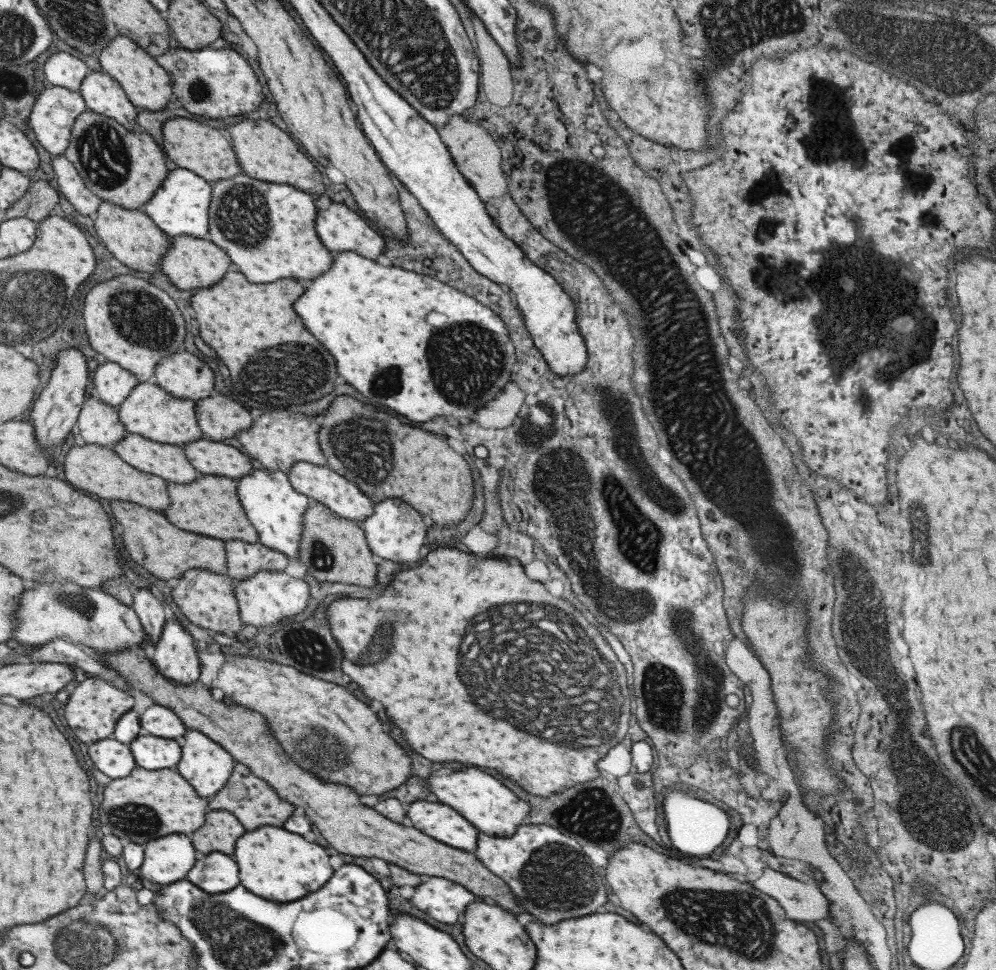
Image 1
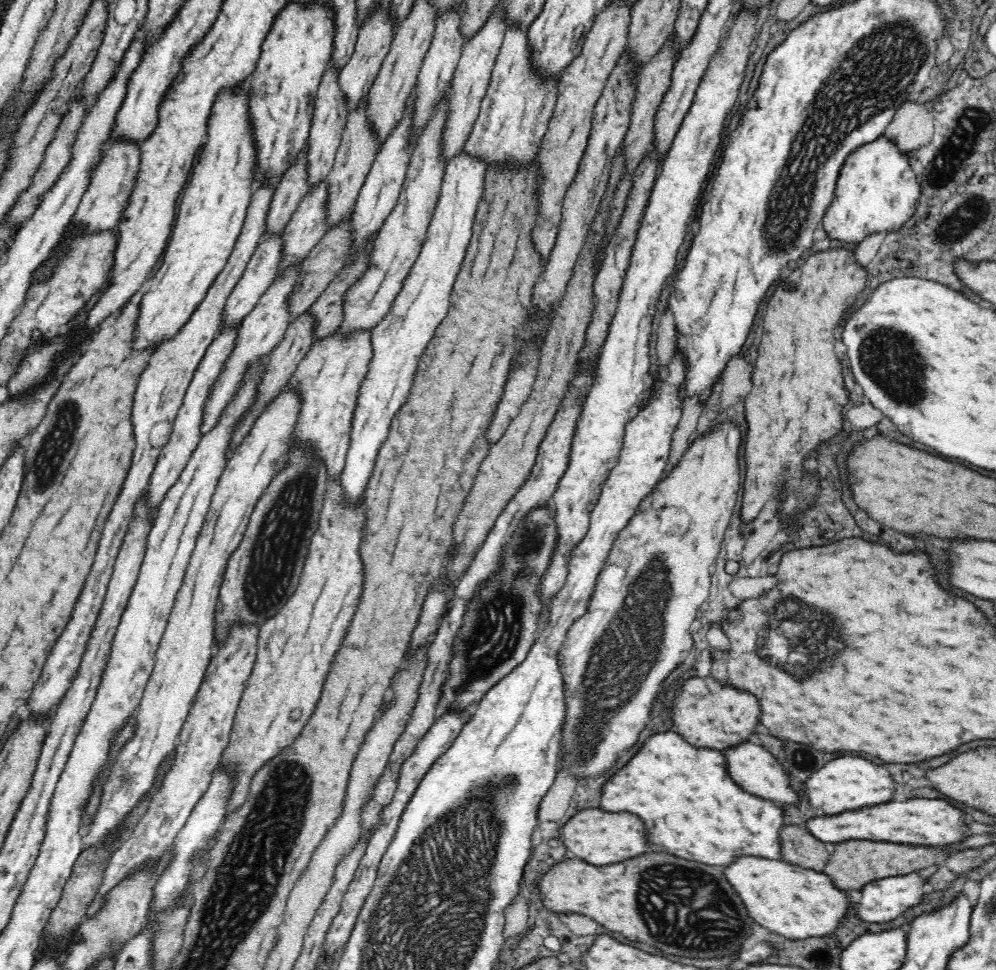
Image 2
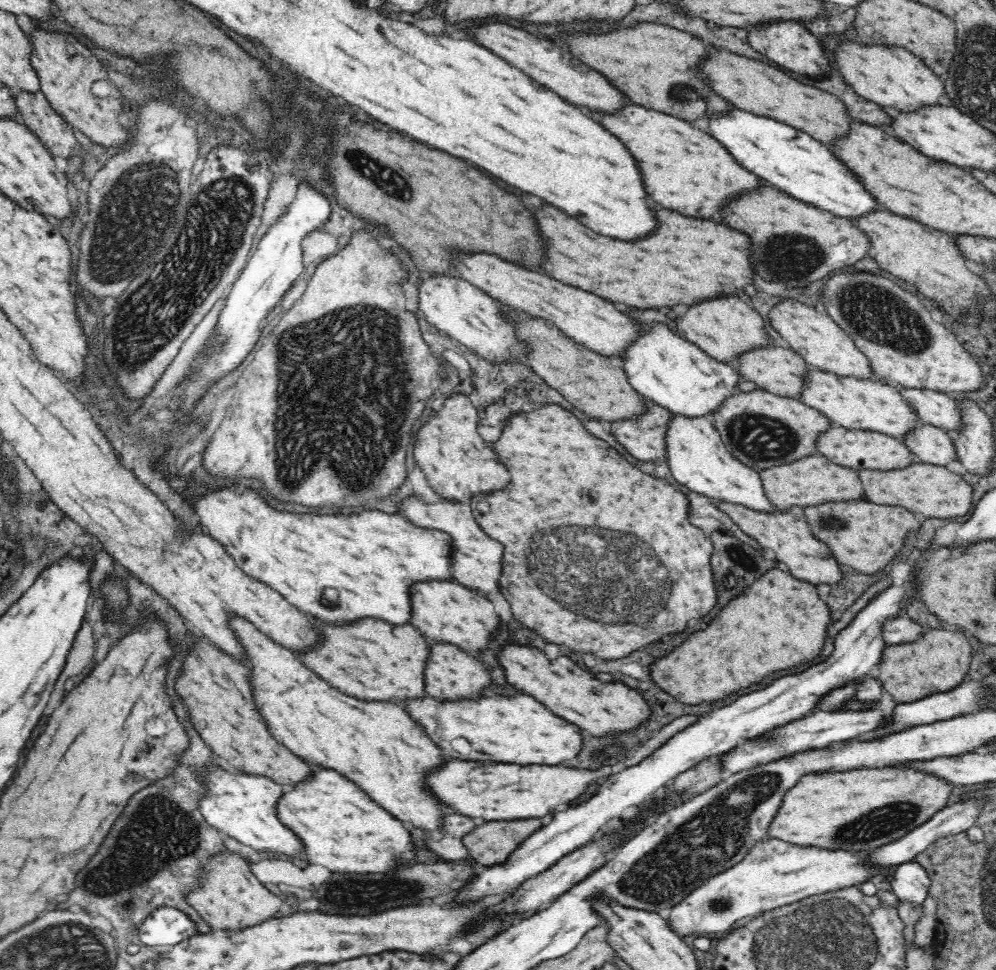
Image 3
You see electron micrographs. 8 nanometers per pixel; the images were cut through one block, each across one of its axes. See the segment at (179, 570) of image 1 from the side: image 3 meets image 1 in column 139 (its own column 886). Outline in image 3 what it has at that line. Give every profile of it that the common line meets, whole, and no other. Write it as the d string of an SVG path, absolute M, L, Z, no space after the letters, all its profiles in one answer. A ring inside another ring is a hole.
M848 500L808 507L803 510L812 527L812 533L830 546L839 560L838 563L848 564L849 571L856 570L862 574L882 572L892 562L892 558L902 552L906 538L922 528L922 524L916 520L920 518L918 515L914 516L914 513L898 506Z

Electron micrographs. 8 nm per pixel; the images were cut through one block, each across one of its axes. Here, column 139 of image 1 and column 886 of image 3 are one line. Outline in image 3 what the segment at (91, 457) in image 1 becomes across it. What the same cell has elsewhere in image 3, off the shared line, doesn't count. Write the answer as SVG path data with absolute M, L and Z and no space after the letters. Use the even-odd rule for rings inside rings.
M918 462L916 465L903 470L862 470L858 472L863 488L866 490L864 494L874 504L906 508L920 518L936 518L940 523L945 523L949 519L964 517L970 510L974 510L972 486L961 476L947 470L946 467Z

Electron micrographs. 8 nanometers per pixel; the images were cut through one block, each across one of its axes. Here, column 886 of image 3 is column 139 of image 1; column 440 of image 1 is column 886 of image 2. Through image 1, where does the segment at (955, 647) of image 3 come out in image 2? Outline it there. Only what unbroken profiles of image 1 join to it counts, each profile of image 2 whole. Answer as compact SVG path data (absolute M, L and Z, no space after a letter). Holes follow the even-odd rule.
M848 840L836 844L834 854L826 864L826 874L834 880L840 890L862 890L864 884L888 876L906 876L922 868L932 866L940 849L934 847L904 846L904 844L886 844L870 840Z

